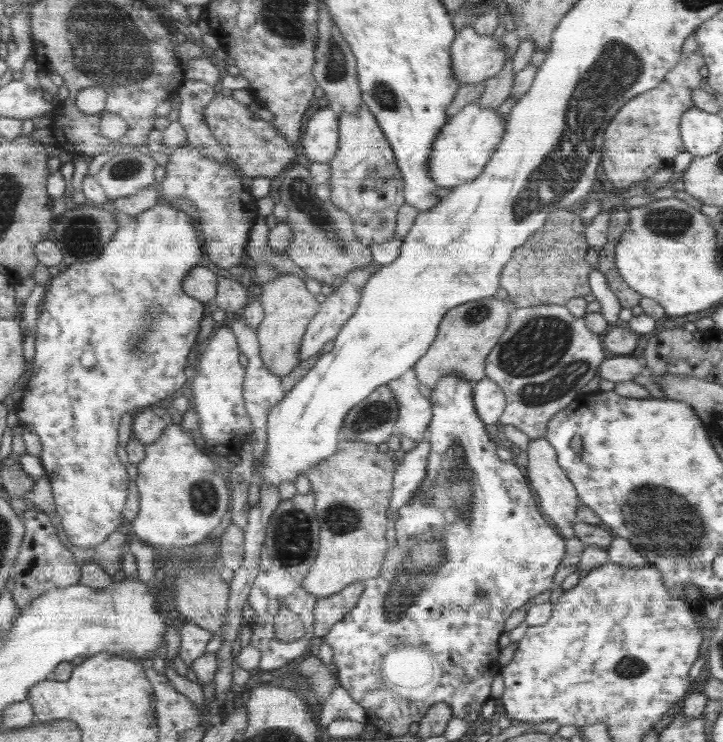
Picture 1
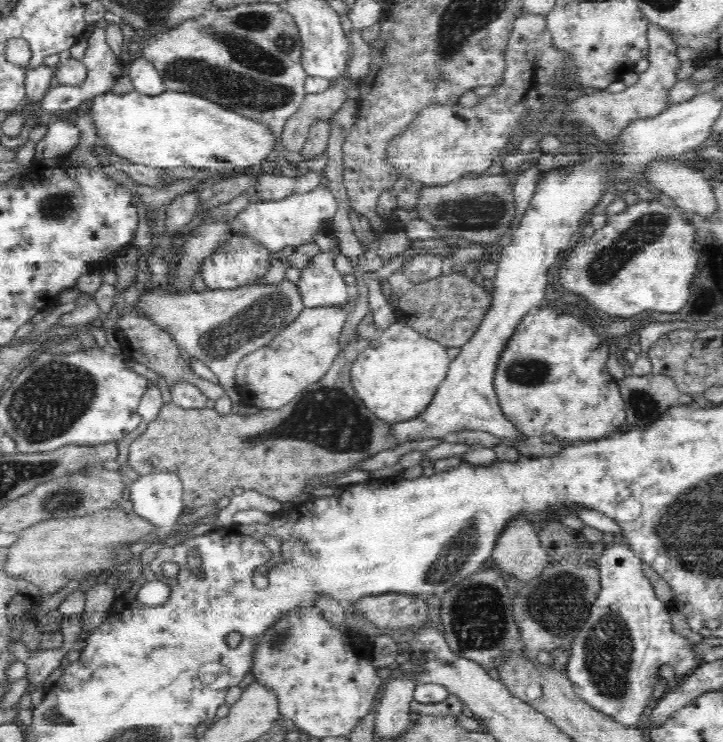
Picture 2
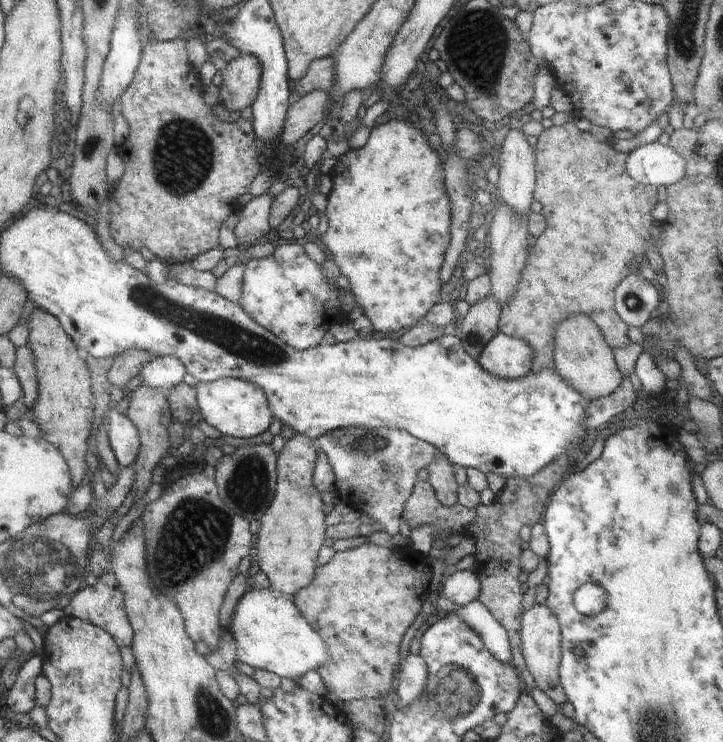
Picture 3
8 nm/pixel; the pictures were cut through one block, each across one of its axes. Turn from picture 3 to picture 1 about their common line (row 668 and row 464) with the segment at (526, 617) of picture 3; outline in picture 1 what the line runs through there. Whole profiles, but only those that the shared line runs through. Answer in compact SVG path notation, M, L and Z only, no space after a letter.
M541 438L530 440L526 452L528 452L529 463L524 471L529 472L530 484L541 498L542 512L549 516L554 526L562 532L562 536L566 536L567 540L574 538L574 518L577 518L576 510L579 510L577 489L565 469L557 463L556 449L545 438Z

